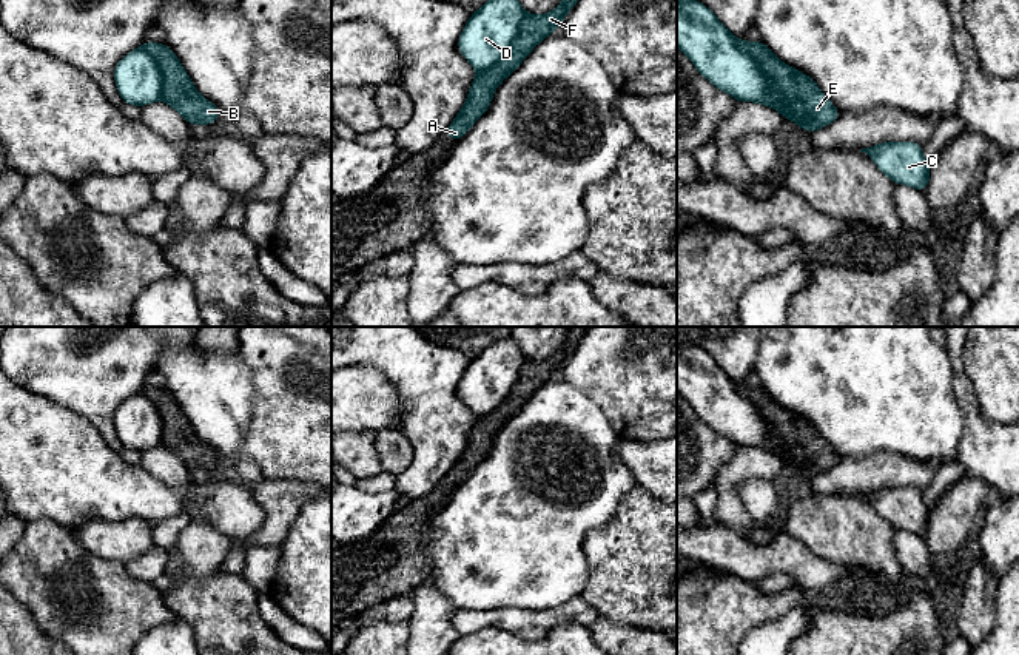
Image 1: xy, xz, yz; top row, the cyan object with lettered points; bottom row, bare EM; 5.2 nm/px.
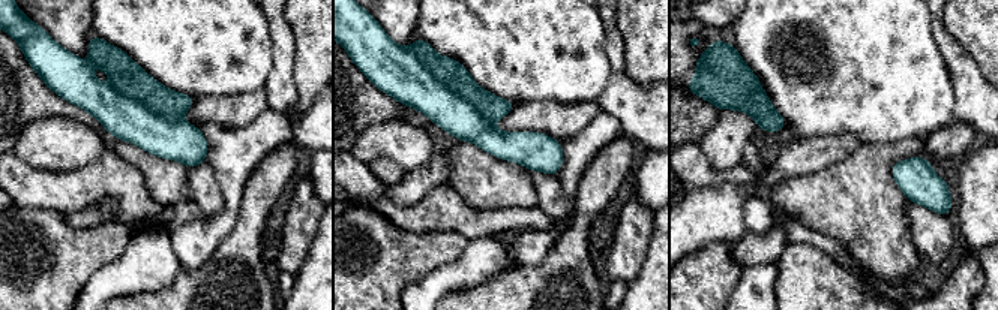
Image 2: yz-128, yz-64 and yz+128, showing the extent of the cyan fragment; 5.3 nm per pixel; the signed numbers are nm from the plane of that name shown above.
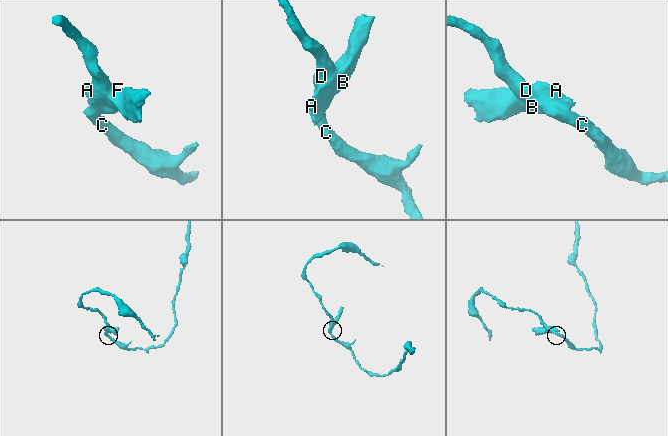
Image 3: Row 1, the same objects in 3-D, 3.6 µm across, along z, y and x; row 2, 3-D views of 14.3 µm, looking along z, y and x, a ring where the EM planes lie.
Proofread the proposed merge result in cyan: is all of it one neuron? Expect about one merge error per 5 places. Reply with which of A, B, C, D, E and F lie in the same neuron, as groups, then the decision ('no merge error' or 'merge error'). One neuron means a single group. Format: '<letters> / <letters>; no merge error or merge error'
A B E F / C D; merge error

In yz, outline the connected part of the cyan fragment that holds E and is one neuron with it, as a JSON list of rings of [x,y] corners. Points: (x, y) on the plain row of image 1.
[[[738,385],[738,390],[769,424],[772,438],[786,445],[786,458],[799,464],[803,475],[812,479],[840,462],[809,421],[780,407],[762,385]]]

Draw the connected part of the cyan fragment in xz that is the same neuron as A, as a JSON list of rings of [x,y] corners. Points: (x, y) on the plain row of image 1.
[[[570,327],[558,353],[544,361],[526,359],[516,384],[504,401],[490,415],[476,419],[464,452],[446,475],[453,489],[489,455],[496,432],[520,411],[543,384],[558,375],[566,359],[580,345],[586,330],[587,327]]]

